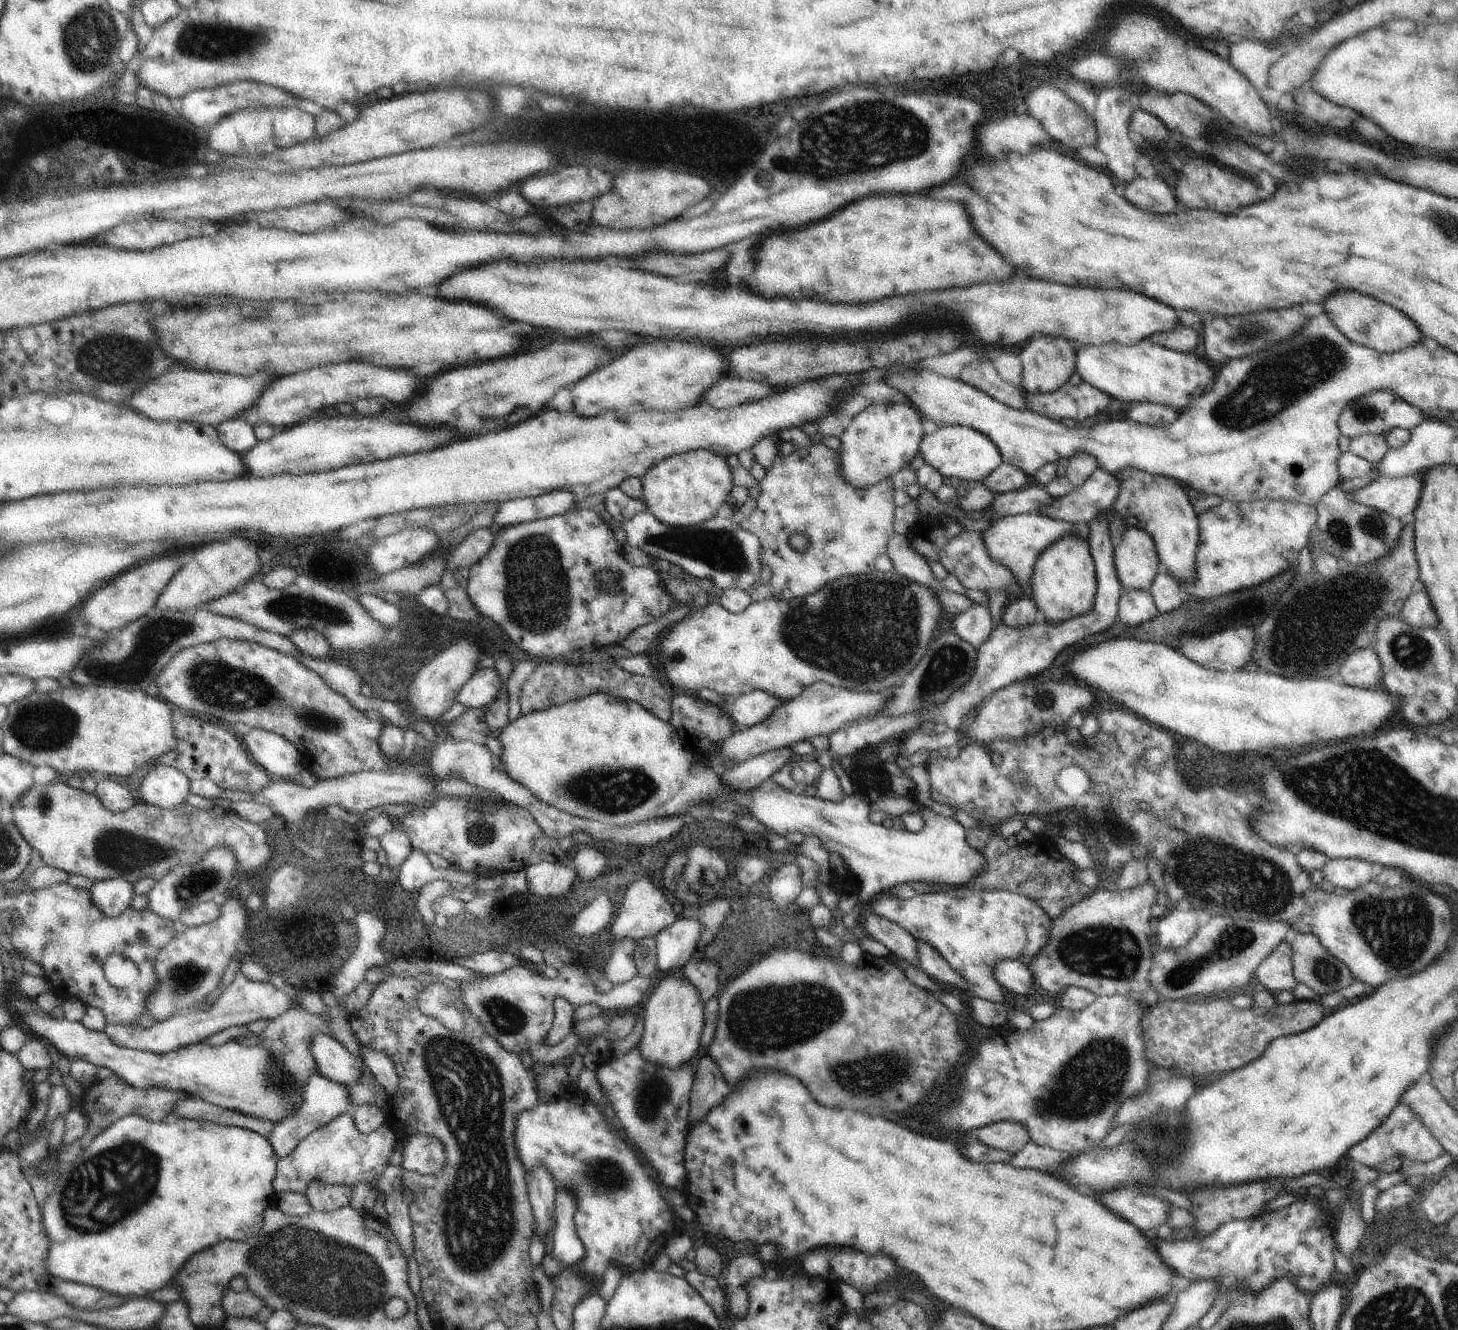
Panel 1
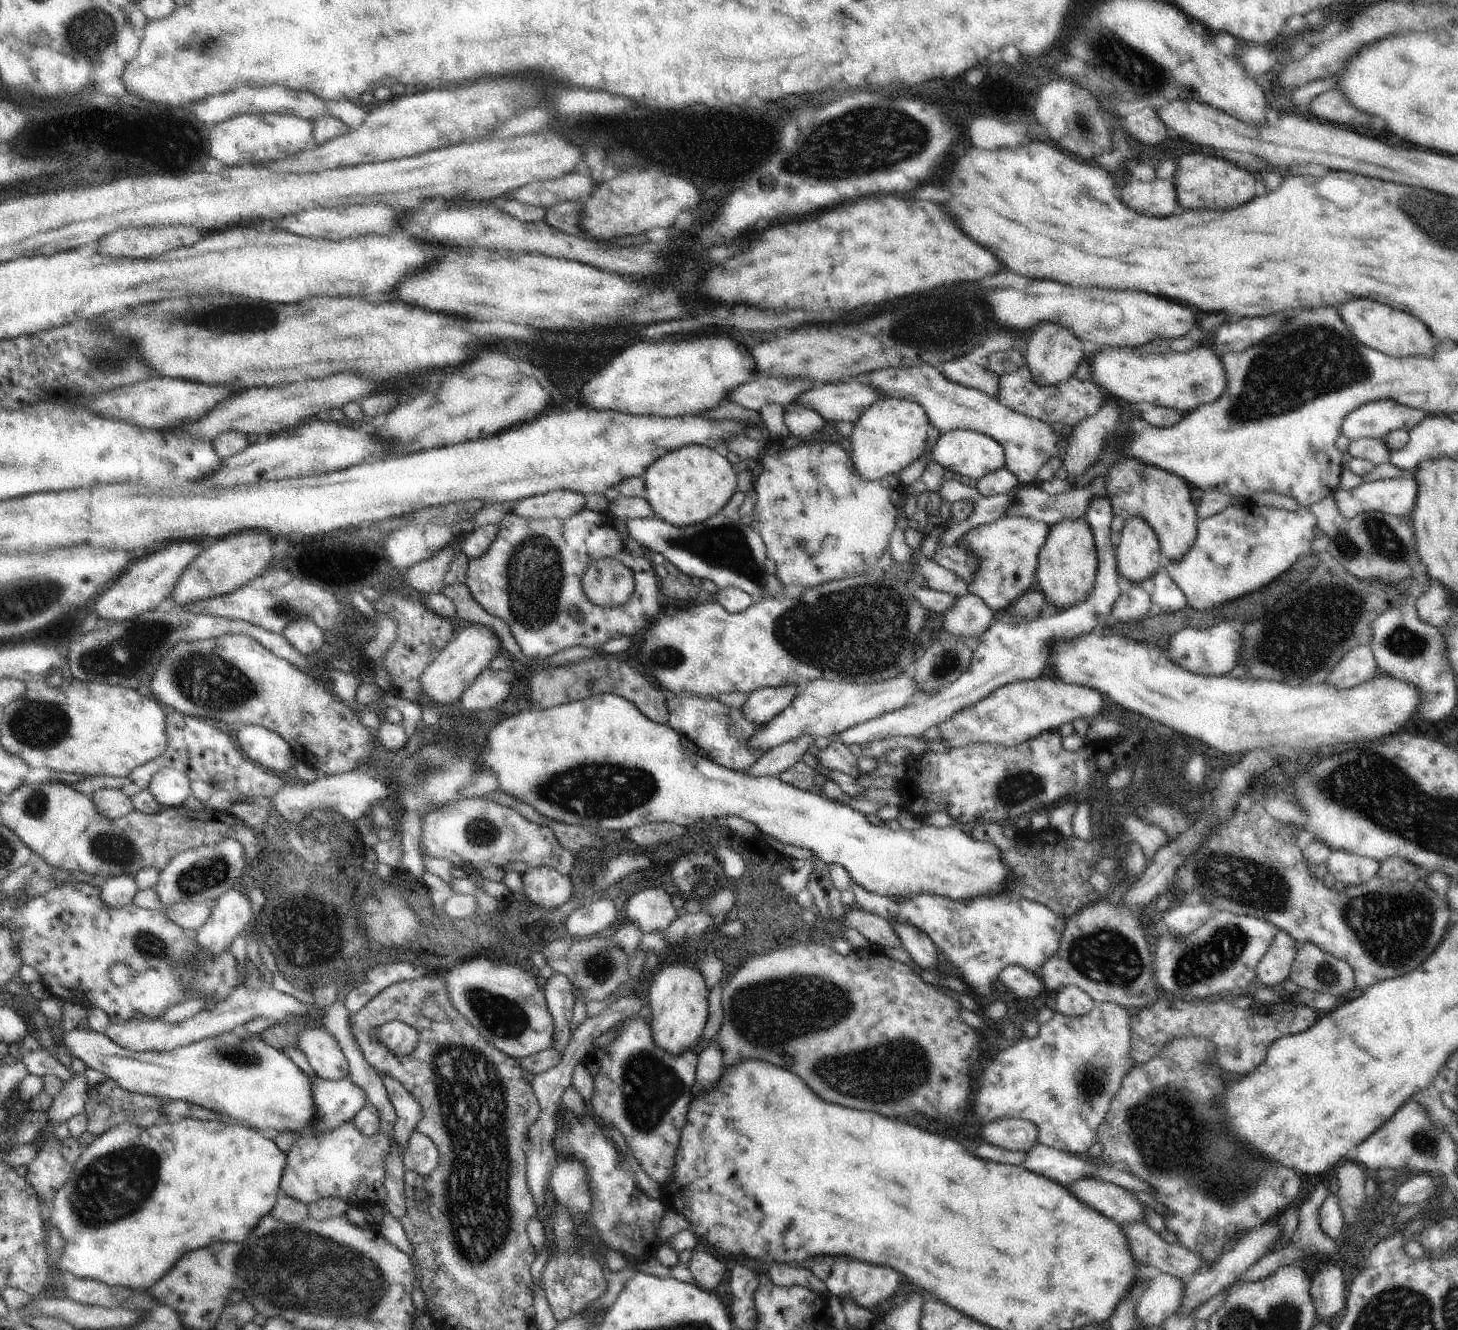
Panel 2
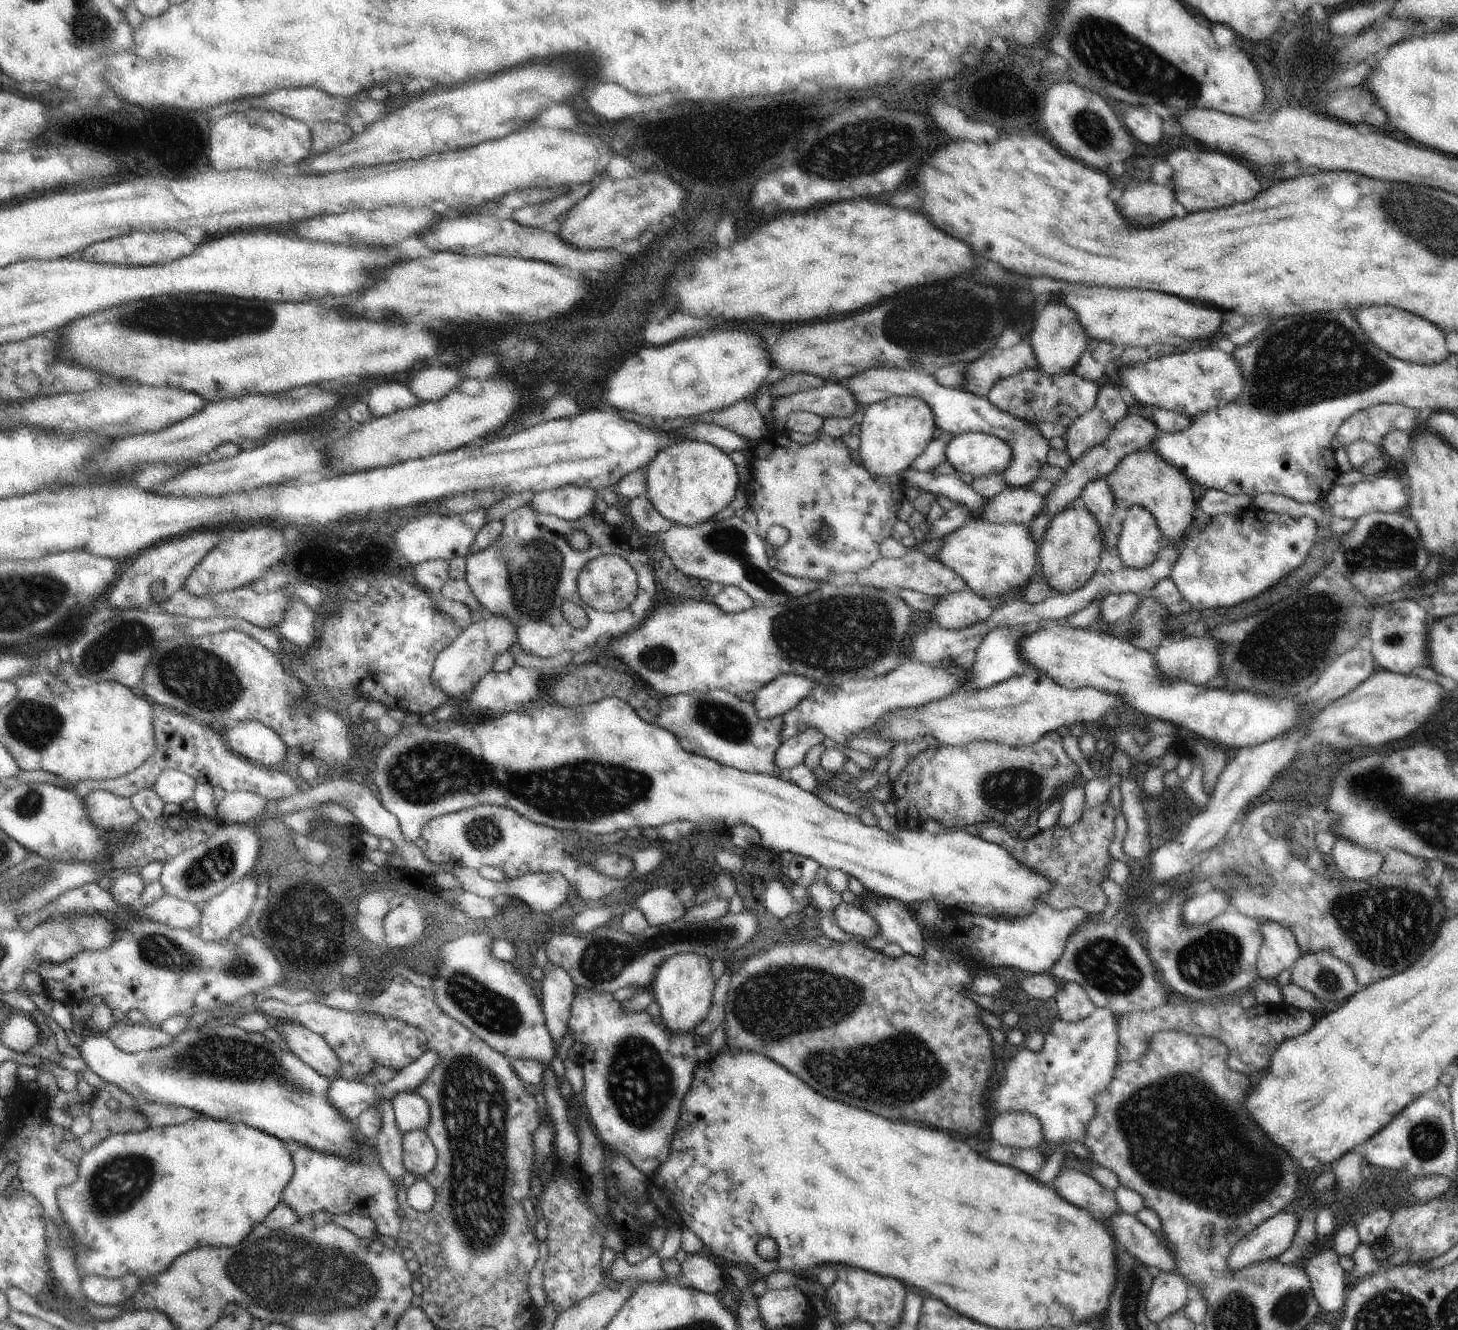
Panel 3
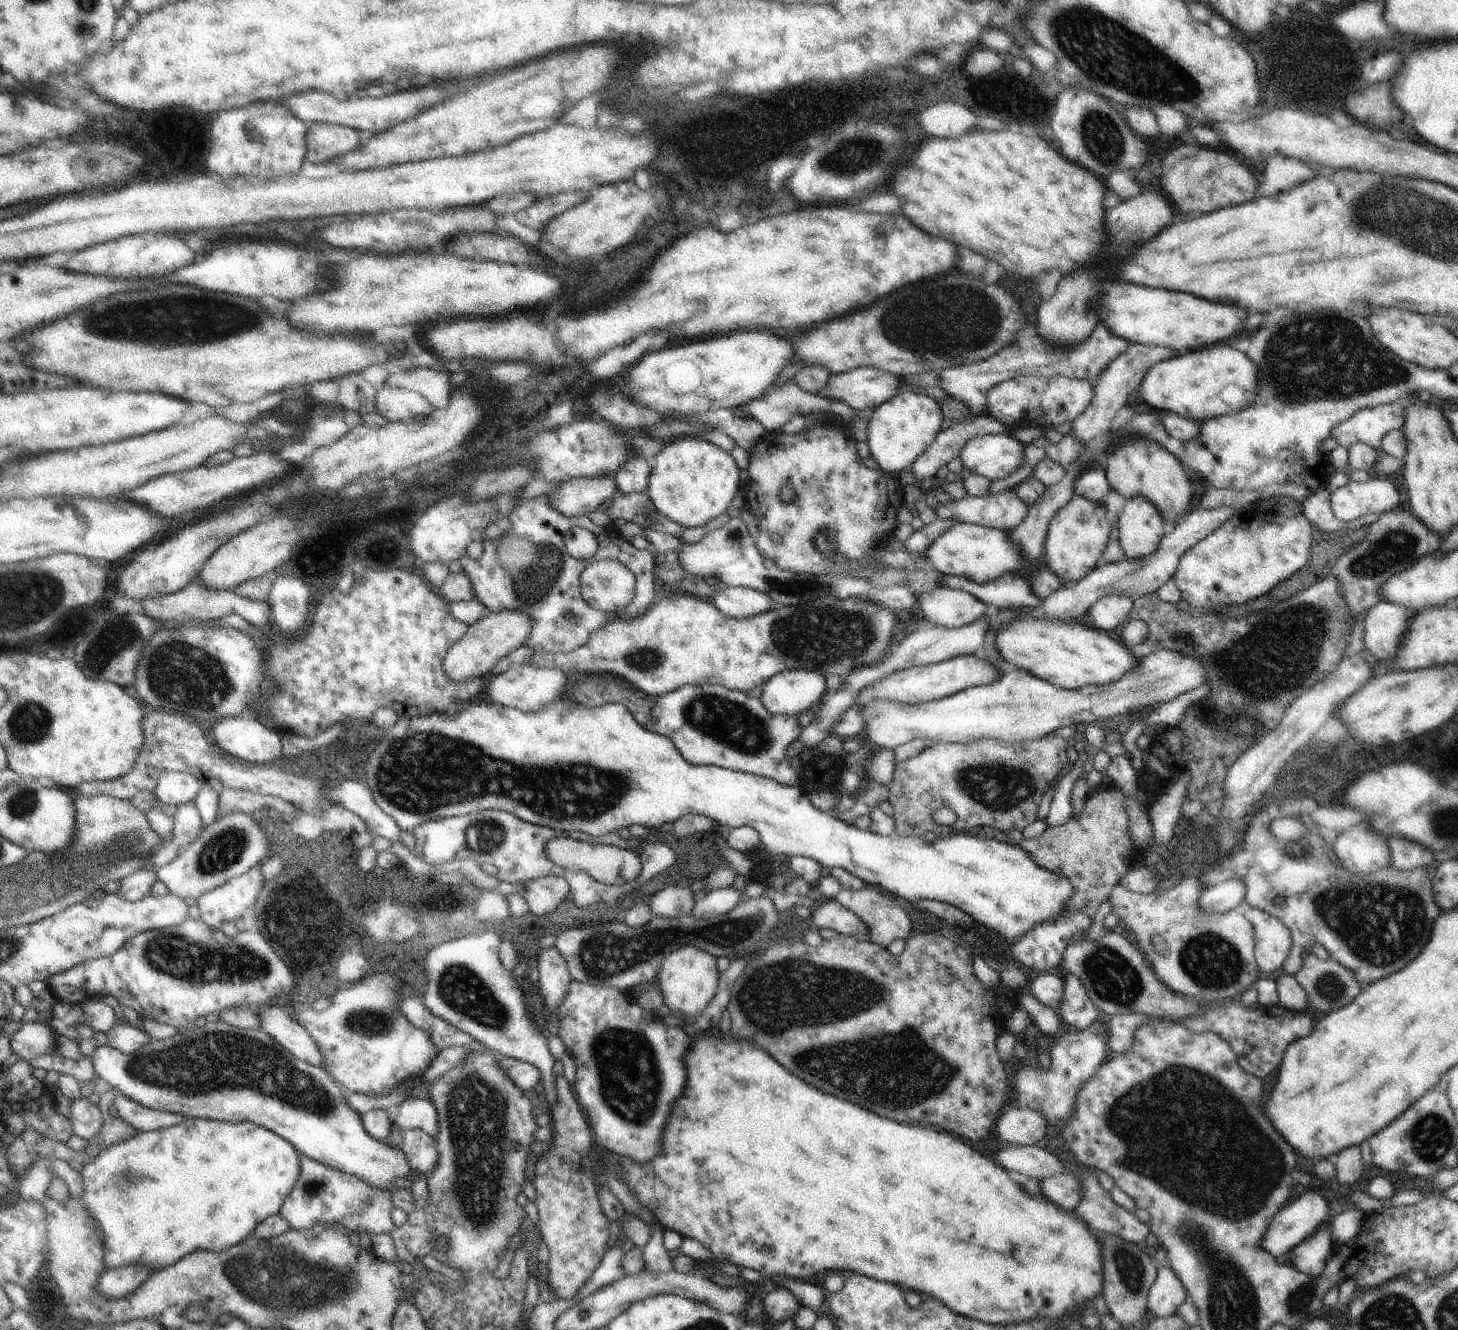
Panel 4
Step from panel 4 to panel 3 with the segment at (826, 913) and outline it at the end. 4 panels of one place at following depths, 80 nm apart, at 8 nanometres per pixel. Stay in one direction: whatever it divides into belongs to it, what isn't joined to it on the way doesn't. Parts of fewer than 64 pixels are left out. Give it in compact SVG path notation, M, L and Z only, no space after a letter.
M842 901L834 910L834 918L839 928L854 934L860 935L865 940L871 939L879 931L877 921L871 917L865 910L856 905L849 905Z

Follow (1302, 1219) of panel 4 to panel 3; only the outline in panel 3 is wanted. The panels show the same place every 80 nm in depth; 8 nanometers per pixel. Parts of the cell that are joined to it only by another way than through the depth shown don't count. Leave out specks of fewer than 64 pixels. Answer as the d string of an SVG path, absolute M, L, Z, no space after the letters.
M1280 1211L1275 1214L1235 1244L1229 1256L1229 1269L1235 1271L1264 1259L1276 1259L1289 1250L1300 1224L1300 1213Z

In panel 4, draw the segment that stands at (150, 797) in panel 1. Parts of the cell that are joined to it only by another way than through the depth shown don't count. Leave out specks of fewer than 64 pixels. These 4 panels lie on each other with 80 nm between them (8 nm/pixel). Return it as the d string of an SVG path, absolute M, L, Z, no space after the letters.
M164 771L154 790L158 803L174 804L179 807L194 800L200 792L202 783L190 773Z

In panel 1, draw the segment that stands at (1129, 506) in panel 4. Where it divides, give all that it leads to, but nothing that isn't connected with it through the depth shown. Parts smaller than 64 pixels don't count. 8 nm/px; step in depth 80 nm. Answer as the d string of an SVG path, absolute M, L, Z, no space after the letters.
M1128 525L1120 544L1115 546L1114 562L1124 591L1149 590L1160 564L1152 535L1144 527Z

